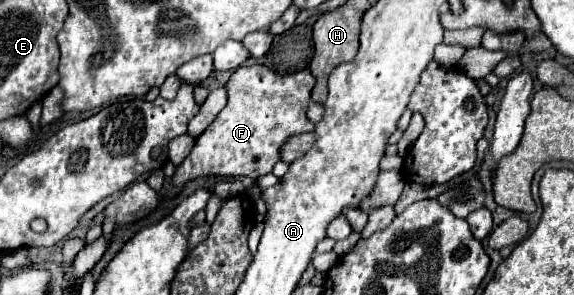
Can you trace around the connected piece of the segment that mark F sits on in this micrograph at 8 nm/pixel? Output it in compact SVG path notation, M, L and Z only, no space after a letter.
M243 65L227 83L227 105L219 117L197 137L189 157L177 167L171 187L161 189L159 199L175 197L183 191L187 181L199 177L251 177L257 179L273 171L273 165L281 161L281 147L295 135L313 131L315 125L307 119L307 107L311 101L311 89L315 77L309 69L279 75L265 65Z

